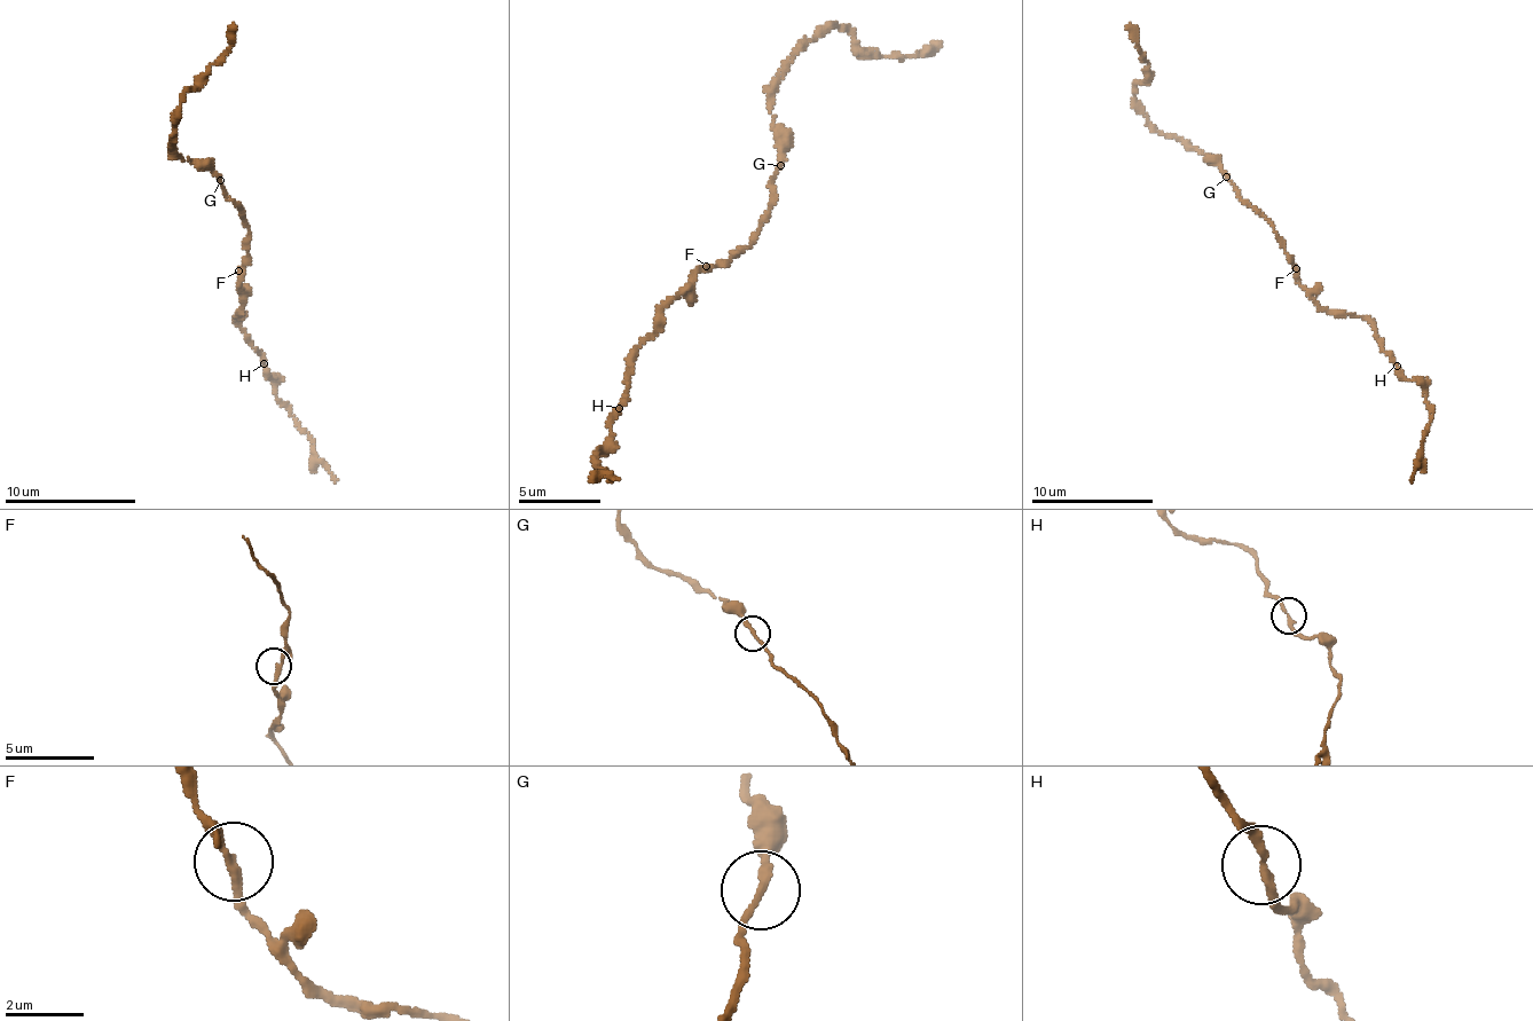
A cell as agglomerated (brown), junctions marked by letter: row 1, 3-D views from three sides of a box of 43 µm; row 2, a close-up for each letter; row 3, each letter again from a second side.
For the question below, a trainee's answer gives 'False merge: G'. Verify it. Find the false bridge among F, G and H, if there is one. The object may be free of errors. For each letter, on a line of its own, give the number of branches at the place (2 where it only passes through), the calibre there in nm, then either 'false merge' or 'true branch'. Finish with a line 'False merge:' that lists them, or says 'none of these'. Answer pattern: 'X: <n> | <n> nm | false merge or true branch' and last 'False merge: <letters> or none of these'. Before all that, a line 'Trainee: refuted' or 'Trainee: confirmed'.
Trainee: refuted
F: 2 | 200 nm | true branch
G: 2 | 200 nm | true branch
H: 2 | 200 nm | true branch
False merge: none of these

